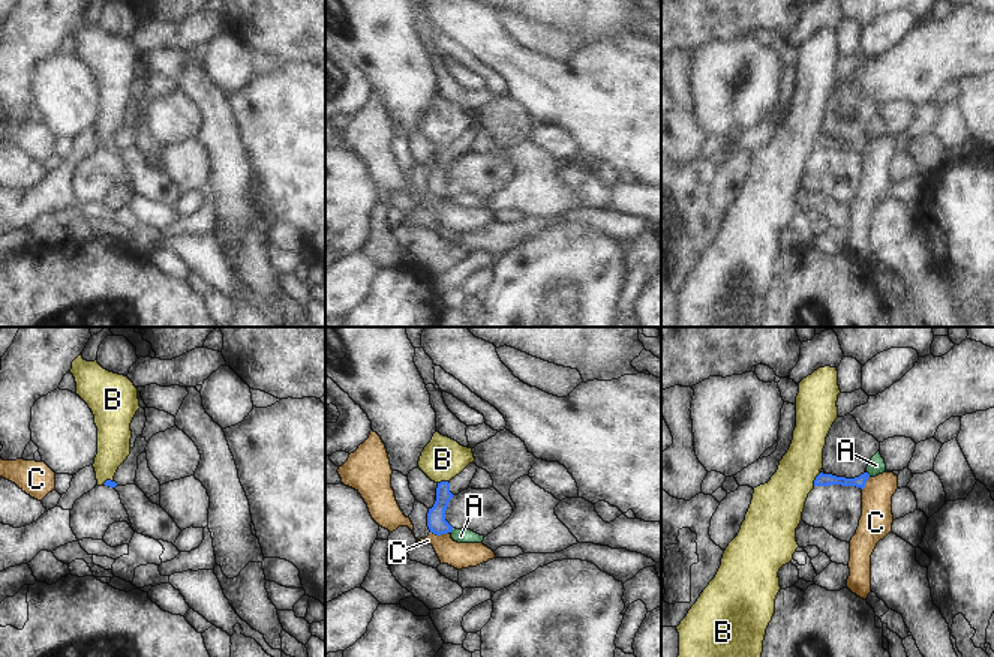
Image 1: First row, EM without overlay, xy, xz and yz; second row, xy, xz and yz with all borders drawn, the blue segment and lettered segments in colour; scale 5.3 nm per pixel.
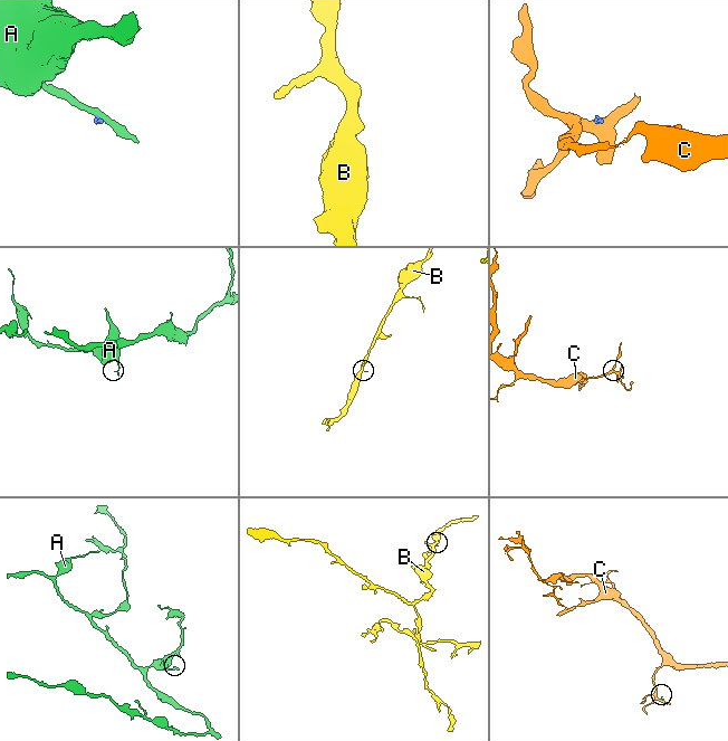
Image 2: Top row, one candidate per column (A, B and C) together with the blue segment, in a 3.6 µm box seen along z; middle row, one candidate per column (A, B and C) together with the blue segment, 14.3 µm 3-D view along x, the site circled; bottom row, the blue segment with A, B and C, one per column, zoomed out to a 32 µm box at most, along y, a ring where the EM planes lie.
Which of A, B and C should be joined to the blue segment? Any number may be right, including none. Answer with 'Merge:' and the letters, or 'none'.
Merge: none

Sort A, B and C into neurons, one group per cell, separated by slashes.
A / B / C

